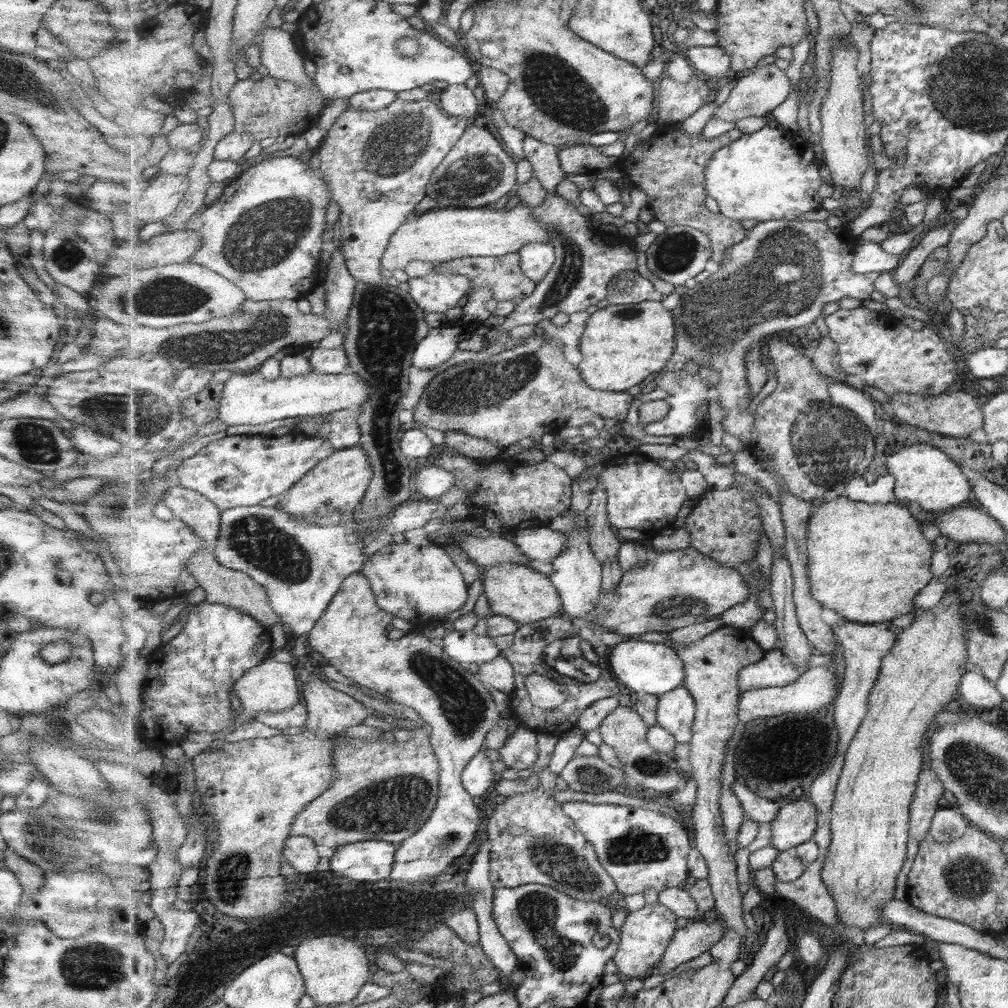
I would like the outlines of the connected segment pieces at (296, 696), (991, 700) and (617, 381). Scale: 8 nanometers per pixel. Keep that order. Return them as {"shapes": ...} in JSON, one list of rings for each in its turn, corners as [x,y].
{"shapes":[[[[269,656],[259,666],[247,671],[239,679],[233,691],[243,704],[243,714],[249,721],[261,711],[291,710],[301,700],[301,688],[299,688],[295,666],[289,662],[277,662],[272,656]]],[[[970,670],[963,676],[960,694],[967,703],[967,708],[995,708],[1001,706],[1004,699],[994,683]]],[[[647,300],[638,305],[609,305],[597,309],[586,321],[580,338],[580,352],[583,359],[577,363],[579,371],[594,390],[606,392],[628,392],[633,386],[641,384],[649,374],[662,372],[676,351],[678,327],[675,326],[673,311],[663,308],[661,301]]]]}

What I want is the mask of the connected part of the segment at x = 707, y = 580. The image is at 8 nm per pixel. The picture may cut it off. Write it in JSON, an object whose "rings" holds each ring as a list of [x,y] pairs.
{"rings":[[[693,547],[685,548],[683,550],[672,550],[667,552],[662,552],[657,554],[657,558],[652,561],[647,561],[643,563],[639,568],[631,569],[625,571],[621,583],[617,585],[617,591],[615,593],[602,593],[597,607],[593,610],[592,614],[596,617],[593,622],[607,628],[610,632],[615,632],[617,634],[623,634],[623,636],[639,636],[639,634],[647,634],[647,632],[671,632],[671,630],[677,630],[677,628],[683,628],[685,626],[691,626],[692,624],[699,624],[705,622],[707,619],[711,620],[725,612],[732,609],[733,606],[747,601],[747,597],[751,596],[751,586],[749,586],[747,581],[743,581],[743,576],[735,570],[734,567],[723,566],[722,563],[717,562],[715,559],[699,552]]]}

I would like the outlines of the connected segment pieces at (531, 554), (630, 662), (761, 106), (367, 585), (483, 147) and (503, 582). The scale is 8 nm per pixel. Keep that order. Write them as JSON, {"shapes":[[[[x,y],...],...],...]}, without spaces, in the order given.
{"shapes":[[[[550,526],[521,530],[512,536],[520,552],[531,560],[553,562],[566,550],[567,536]]],[[[627,639],[610,650],[607,656],[611,672],[621,684],[638,695],[667,694],[685,684],[685,663],[677,656],[673,647],[662,643],[646,642],[643,640]]],[[[775,64],[752,70],[736,81],[731,96],[727,98],[727,102],[723,102],[715,110],[713,117],[733,123],[749,116],[763,117],[765,114],[773,112],[775,108],[781,106],[791,96],[792,86],[793,84],[790,78],[787,78],[785,70],[775,66]]],[[[363,573],[353,574],[343,581],[342,588],[326,613],[308,635],[306,644],[308,648],[319,652],[329,664],[359,686],[374,690],[397,703],[413,708],[431,730],[431,742],[442,767],[438,805],[431,818],[427,820],[427,824],[418,833],[403,841],[396,850],[394,869],[391,874],[393,880],[423,882],[427,878],[433,878],[445,872],[453,864],[453,860],[463,856],[467,848],[471,846],[471,842],[475,840],[477,830],[481,826],[481,816],[479,816],[476,800],[473,800],[473,795],[462,782],[462,774],[471,759],[475,758],[478,752],[483,751],[489,730],[499,724],[501,726],[505,724],[503,724],[502,710],[497,708],[499,704],[493,700],[491,692],[485,688],[487,685],[482,682],[477,673],[463,668],[459,662],[445,653],[442,645],[424,636],[422,632],[412,632],[400,639],[391,640],[387,633],[390,631],[389,627],[393,620],[394,616],[378,605],[378,598],[370,578]]],[[[471,126],[450,150],[447,158],[435,169],[427,187],[427,195],[435,199],[438,209],[477,209],[491,205],[516,188],[517,162],[505,152],[503,143],[487,128]]],[[[505,563],[488,567],[482,572],[482,586],[493,614],[507,616],[522,625],[531,624],[557,614],[563,609],[561,593],[547,574],[529,565]]]]}

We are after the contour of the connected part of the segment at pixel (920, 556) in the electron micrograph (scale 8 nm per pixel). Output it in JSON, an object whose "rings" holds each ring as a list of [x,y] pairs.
{"rings":[[[838,496],[832,501],[817,504],[808,526],[809,578],[811,592],[825,608],[837,610],[847,621],[864,625],[882,625],[899,614],[913,610],[913,598],[933,580],[931,558],[933,544],[921,532],[922,523],[915,518],[909,505],[895,503],[869,504]]]}

